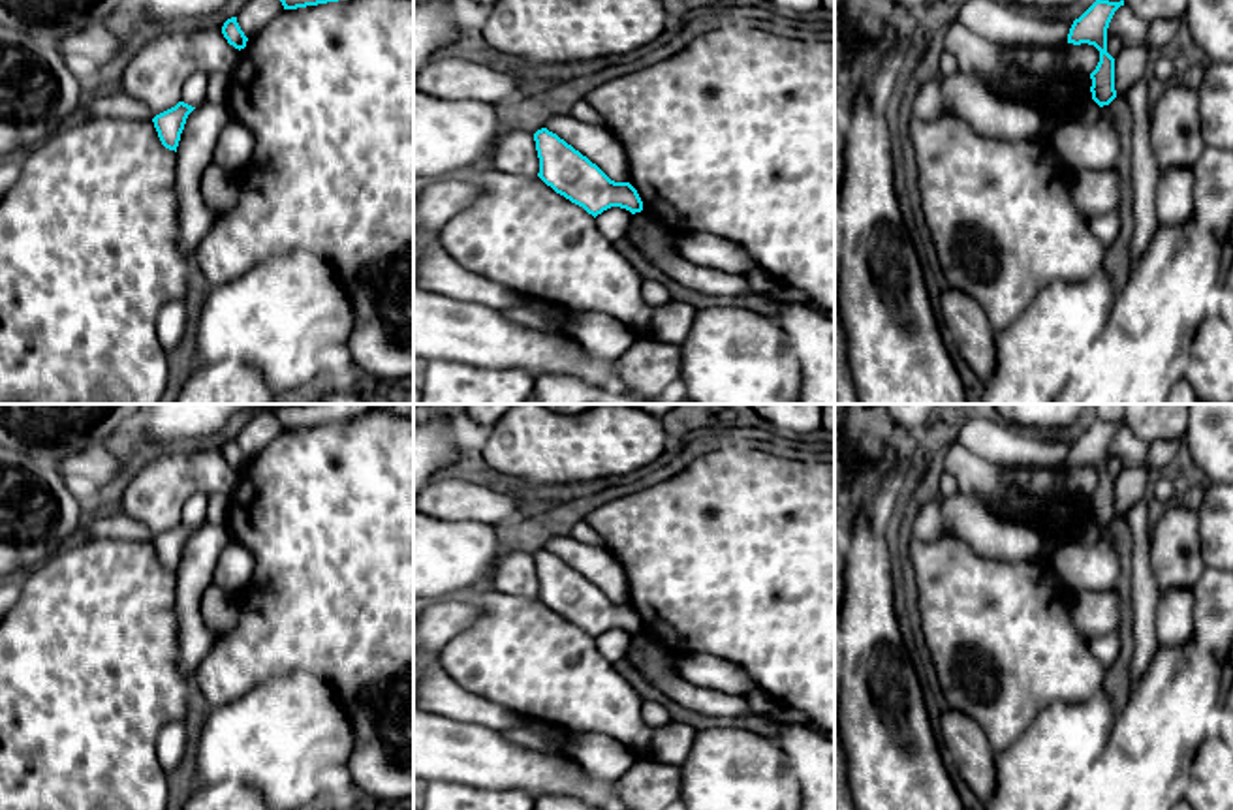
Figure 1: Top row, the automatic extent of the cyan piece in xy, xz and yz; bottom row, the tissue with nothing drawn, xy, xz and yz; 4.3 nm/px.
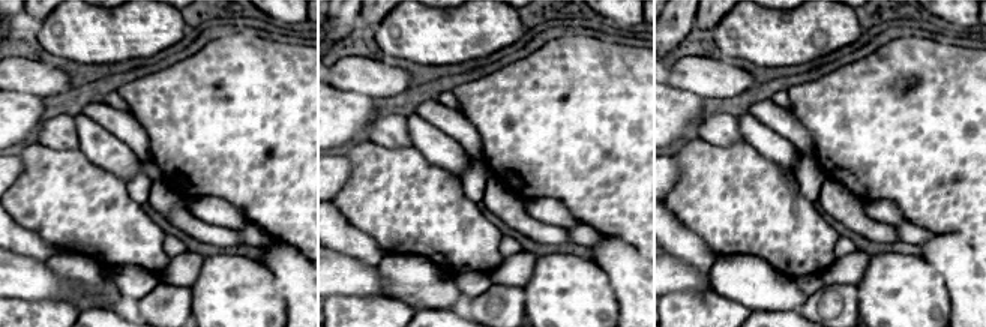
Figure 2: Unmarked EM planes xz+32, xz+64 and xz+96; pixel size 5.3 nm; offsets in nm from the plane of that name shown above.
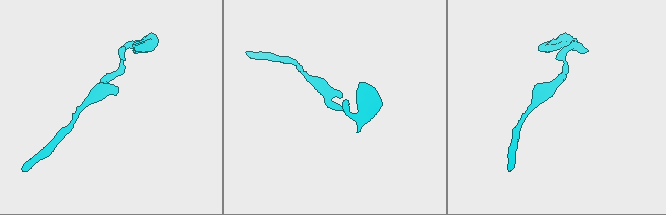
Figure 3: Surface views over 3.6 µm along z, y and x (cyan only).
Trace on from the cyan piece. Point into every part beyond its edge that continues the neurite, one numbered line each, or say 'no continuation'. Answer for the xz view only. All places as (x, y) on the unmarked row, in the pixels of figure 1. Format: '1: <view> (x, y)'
no continuation

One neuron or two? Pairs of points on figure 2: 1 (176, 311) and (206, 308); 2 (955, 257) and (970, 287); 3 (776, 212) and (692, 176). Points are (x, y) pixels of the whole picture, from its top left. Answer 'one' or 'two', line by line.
1: two
2: one
3: one

